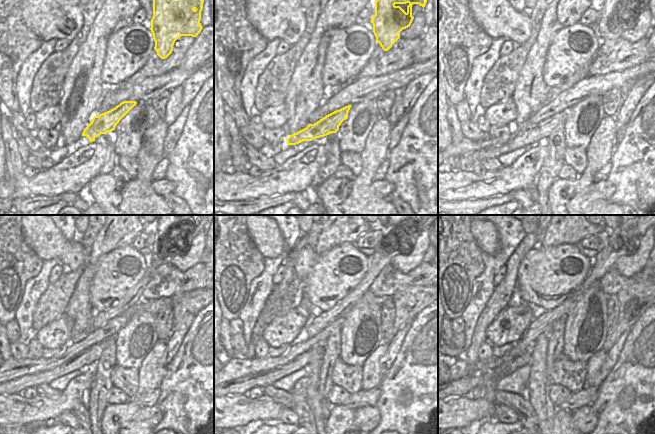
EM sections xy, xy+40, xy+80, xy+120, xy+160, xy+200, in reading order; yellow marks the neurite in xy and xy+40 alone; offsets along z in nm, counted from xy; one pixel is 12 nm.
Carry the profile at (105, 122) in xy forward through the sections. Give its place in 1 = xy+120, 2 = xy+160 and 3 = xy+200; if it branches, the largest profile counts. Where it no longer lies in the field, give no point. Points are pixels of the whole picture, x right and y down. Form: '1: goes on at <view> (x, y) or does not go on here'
1: goes on at xy+120 (90, 355)
2: goes on at xy+160 (238, 386)
3: goes on at xy+200 (460, 387)

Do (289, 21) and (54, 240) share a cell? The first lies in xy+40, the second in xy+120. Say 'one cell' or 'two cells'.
one cell

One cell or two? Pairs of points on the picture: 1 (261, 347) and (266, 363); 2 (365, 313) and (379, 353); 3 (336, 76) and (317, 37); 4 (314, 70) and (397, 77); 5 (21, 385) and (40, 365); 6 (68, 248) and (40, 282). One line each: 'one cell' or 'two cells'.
1: two cells
2: two cells
3: two cells
4: two cells
5: two cells
6: two cells

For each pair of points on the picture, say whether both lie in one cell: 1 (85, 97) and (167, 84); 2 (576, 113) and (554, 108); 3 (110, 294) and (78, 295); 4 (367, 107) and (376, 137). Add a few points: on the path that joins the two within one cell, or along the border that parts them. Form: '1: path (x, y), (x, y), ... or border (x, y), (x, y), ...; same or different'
1: border (103, 95), (92, 112), (92, 116); different
2: border (587, 97), (566, 108); different
3: border (95, 273), (89, 289), (89, 302), (91, 306); different
4: border (380, 117), (368, 134), (364, 148); different

